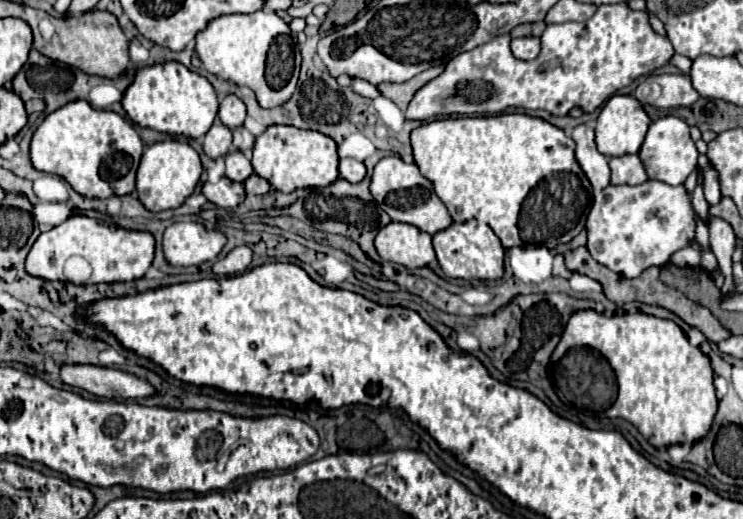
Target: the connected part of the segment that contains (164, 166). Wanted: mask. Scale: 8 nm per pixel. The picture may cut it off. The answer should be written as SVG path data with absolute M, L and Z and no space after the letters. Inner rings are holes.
M167 139L157 141L153 145L147 145L141 157L141 165L137 169L137 195L139 201L145 205L145 209L157 213L163 209L175 209L179 207L185 197L189 197L201 177L201 161L199 153L185 141Z

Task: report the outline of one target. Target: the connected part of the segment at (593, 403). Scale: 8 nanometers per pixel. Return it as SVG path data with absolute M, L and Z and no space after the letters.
M593 309L573 313L549 359L549 375L553 385L561 389L577 409L593 411L611 419L627 419L655 447L699 441L709 431L711 419L717 411L713 369L707 355L699 347L693 347L681 327L671 319L659 319L641 311L611 317Z

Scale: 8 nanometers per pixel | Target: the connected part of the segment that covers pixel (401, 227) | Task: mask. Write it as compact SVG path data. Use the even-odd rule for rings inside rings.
M391 221L375 237L375 249L385 261L405 265L409 269L425 267L435 259L431 235L415 225Z

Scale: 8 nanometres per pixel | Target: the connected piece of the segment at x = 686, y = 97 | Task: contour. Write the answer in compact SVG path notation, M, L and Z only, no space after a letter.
M683 73L677 75L649 75L639 87L635 89L635 97L643 105L655 107L679 107L691 105L699 99L699 93L691 85L691 79Z

